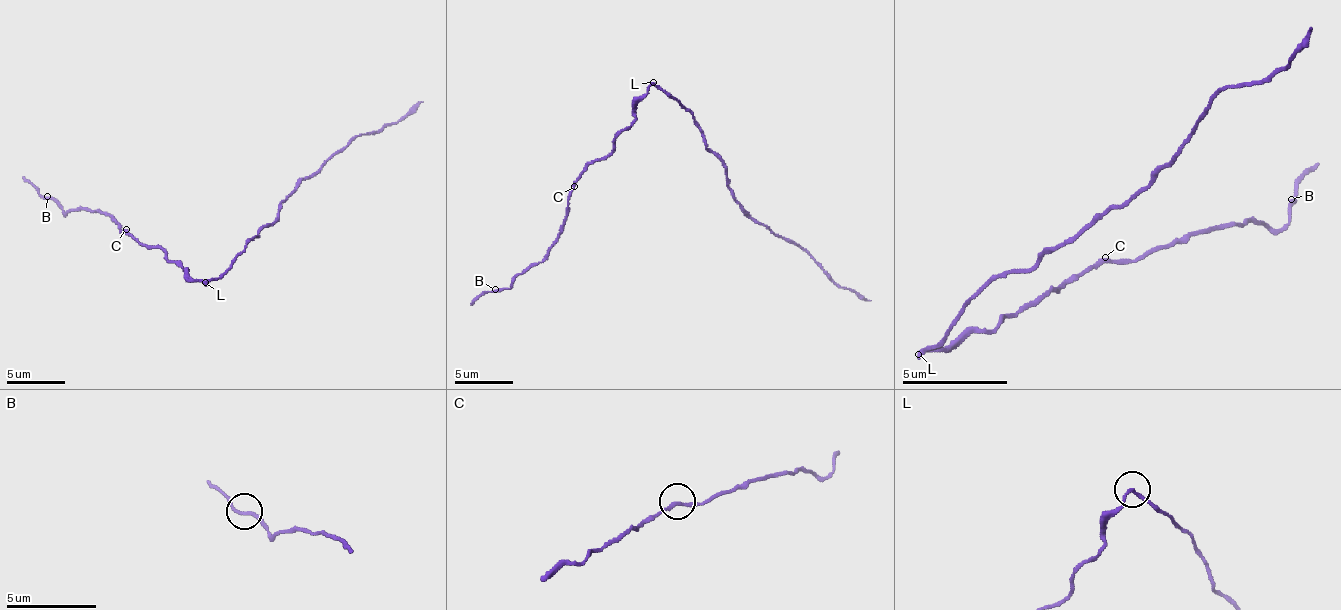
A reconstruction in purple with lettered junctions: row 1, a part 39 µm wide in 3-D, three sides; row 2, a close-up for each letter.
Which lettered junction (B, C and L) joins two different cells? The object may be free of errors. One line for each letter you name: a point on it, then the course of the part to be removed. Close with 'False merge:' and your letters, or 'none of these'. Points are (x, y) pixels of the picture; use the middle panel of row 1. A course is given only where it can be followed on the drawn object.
L: place (653, 82); course (654, 83), (692, 116), (704, 142), (727, 174), (733, 198), (751, 216), (807, 254), (827, 274), (871, 301)
False merge: L

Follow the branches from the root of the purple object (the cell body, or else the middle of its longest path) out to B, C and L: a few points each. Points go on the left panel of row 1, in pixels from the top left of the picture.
B: (220, 276), (194, 279), (159, 246), (144, 246), (120, 232), (109, 214), (91, 208), (64, 214), (47, 196)
C: (220, 276), (217, 279), (194, 279), (170, 261), (159, 246), (144, 246), (126, 229)
L: (220, 276), (206, 282)

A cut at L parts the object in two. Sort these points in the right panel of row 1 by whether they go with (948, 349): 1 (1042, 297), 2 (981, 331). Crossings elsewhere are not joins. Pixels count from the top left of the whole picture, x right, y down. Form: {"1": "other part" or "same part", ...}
{"1": "same part", "2": "same part"}

